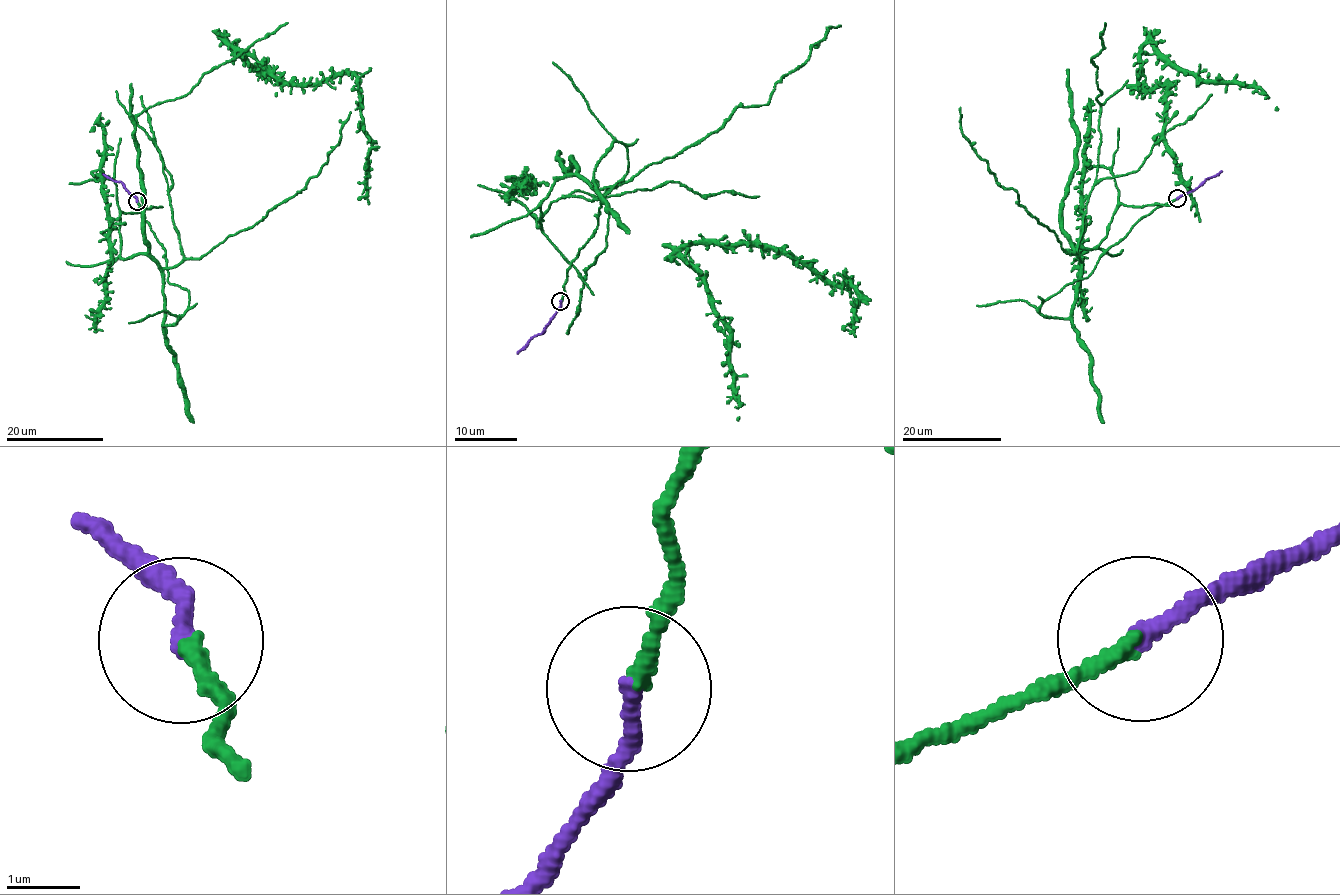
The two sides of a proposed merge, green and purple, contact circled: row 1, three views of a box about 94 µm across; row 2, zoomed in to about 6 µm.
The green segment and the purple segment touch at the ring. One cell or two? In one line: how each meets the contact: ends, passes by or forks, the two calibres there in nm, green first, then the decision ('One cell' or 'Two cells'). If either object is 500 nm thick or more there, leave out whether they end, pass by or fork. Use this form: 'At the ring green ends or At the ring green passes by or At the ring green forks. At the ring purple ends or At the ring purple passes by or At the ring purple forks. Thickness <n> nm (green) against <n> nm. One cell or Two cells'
At the ring green ends. At the ring purple ends. Thickness 240 nm (green) against 260 nm. One cell

